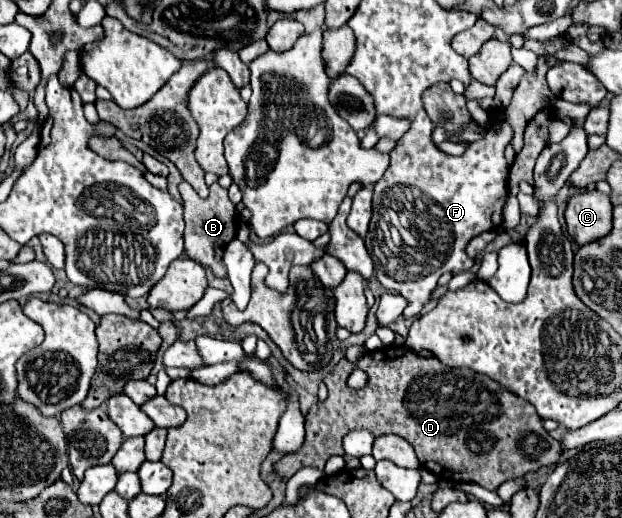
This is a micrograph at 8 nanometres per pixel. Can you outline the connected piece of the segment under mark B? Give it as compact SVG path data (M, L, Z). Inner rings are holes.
M183 181L179 185L179 194L183 198L183 208L185 208L185 256L199 262L205 268L211 268L217 278L227 278L227 268L225 264L217 258L215 250L225 248L237 234L237 208L229 200L227 190L221 188L217 182L209 186L209 196L203 200L197 196L197 192L192 186Z

